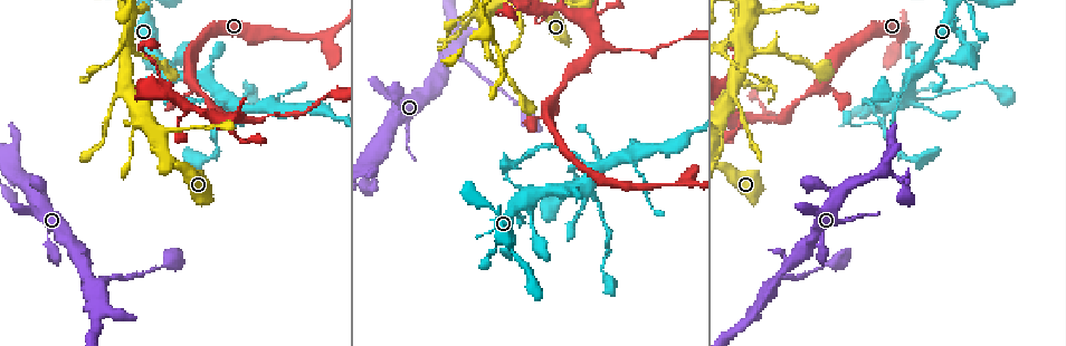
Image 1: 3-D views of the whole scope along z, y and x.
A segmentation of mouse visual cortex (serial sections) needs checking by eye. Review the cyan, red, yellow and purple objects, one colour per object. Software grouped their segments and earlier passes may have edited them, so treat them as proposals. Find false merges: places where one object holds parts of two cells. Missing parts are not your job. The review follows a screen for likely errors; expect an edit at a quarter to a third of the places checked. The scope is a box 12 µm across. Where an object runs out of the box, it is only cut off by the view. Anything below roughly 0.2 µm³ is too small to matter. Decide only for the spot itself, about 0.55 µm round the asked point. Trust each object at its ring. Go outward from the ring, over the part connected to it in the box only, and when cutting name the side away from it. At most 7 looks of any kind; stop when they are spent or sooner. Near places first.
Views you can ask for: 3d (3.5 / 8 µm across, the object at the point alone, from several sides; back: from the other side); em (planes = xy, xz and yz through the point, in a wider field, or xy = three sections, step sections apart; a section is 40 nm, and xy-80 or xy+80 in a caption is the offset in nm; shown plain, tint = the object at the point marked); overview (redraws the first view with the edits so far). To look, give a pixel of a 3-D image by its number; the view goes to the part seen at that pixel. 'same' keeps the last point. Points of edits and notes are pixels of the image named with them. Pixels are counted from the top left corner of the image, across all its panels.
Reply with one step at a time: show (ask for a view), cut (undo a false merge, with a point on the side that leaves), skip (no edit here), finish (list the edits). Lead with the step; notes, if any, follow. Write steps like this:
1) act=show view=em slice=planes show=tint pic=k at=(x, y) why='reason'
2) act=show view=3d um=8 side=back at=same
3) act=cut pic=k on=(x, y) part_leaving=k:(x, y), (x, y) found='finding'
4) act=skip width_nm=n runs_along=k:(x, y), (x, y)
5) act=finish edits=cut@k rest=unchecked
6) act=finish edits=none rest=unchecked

act=show view=3d um=8 side=back pic=1 at=(742, 44) why='sharp bend'

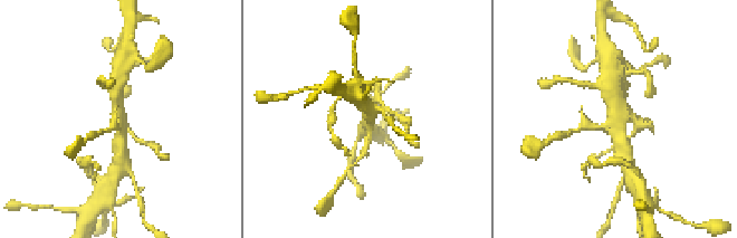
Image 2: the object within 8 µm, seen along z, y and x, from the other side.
act=show view=em slice=xy step=1 show=tint pic=2 at=(117, 119)

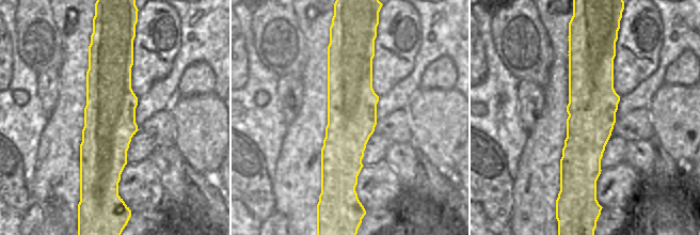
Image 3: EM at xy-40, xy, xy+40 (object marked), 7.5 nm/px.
act=skip runs_along=2:(623, 151), (610, 84) found='continuous, no second cell'

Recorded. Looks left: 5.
act=show view=em slice=xy step=1 show=tint pic=1 at=(640, 51) why='thin neck'

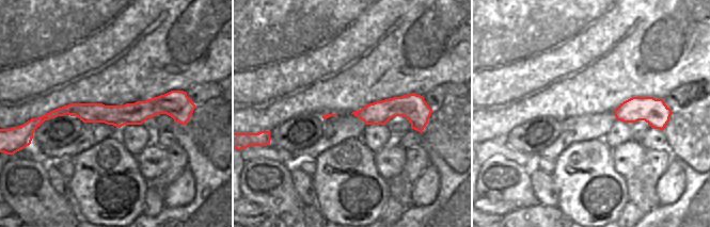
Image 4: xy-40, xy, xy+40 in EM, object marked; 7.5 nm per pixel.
act=show view=3d um=3.5 side=back at=same

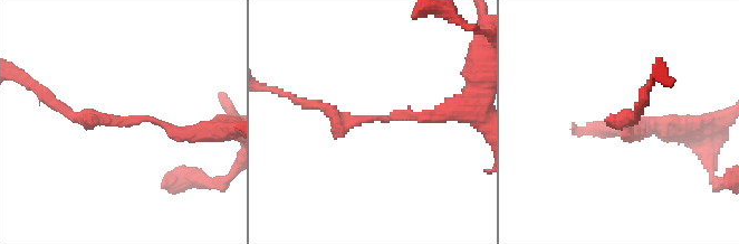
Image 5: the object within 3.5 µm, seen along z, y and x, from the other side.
act=skip arm_widths_nm=150,200 found='continuous, no second cell'

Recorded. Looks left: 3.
act=show view=3d um=3.5 pic=1 at=(888, 105) why='branch point'

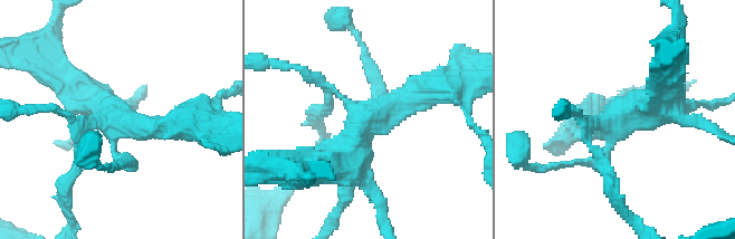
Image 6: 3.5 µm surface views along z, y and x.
act=show view=em slice=xy step=5 show=tint pic=6 at=(617, 116)

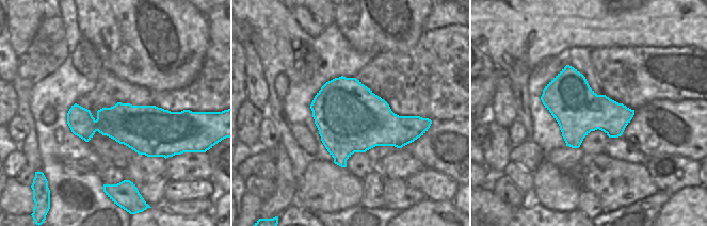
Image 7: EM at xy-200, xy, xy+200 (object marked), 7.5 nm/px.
act=skip runs_along=6:(330, 168), (371, 116), (432, 87) found='continuous, no second cell'

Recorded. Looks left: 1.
act=finish edits=none rest=unchecked

